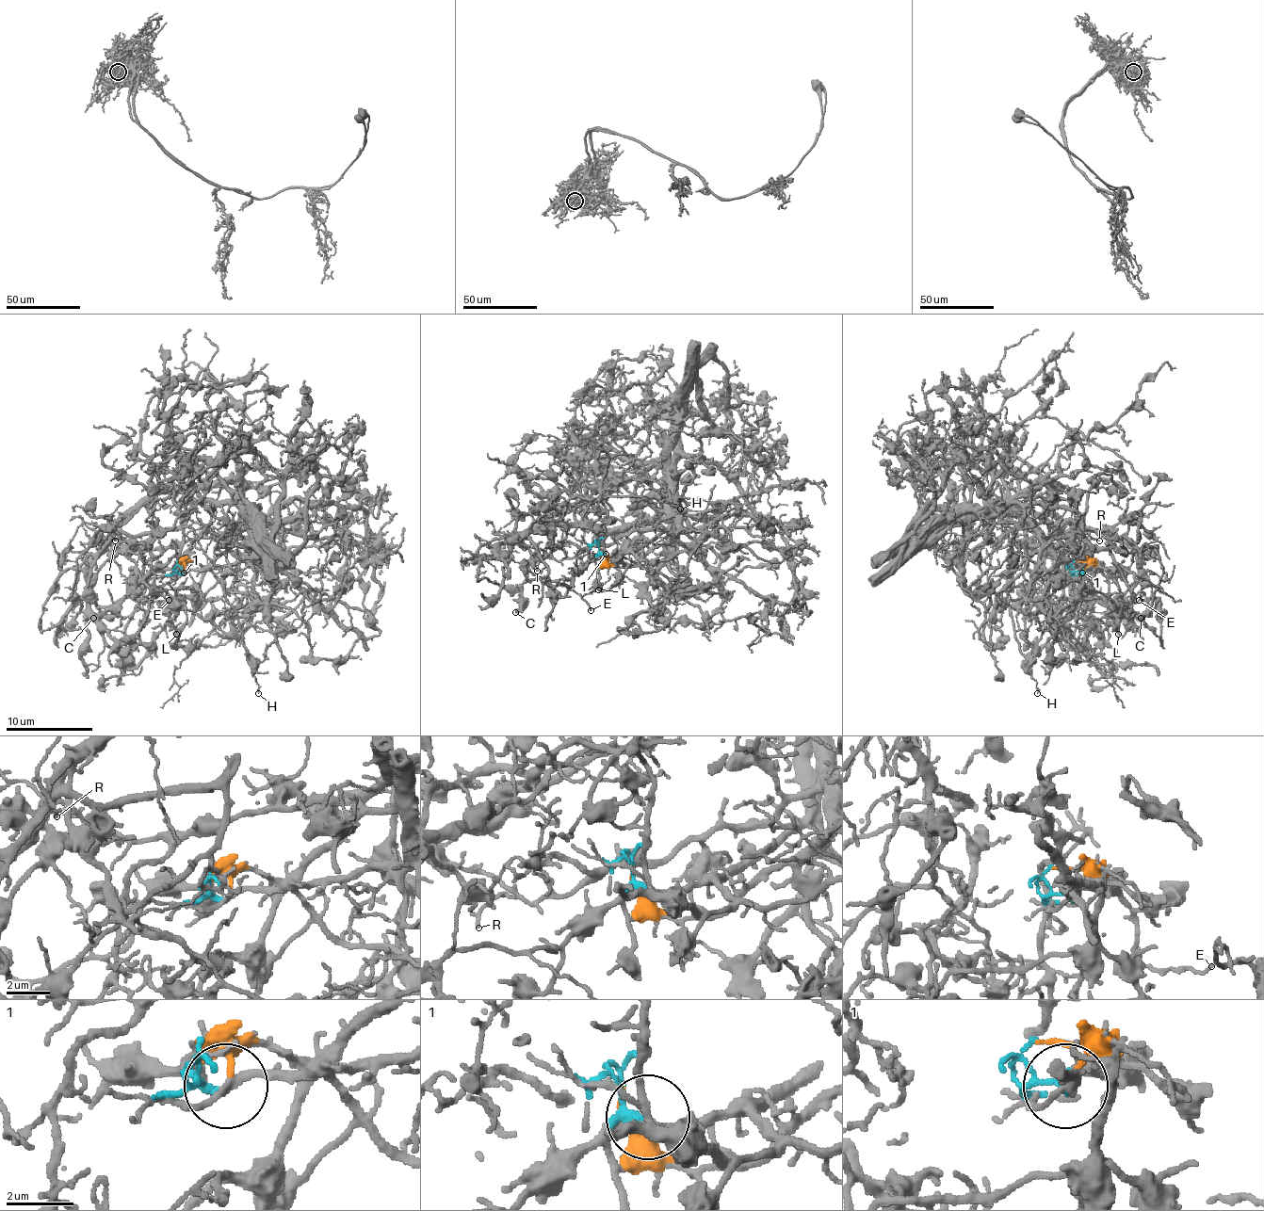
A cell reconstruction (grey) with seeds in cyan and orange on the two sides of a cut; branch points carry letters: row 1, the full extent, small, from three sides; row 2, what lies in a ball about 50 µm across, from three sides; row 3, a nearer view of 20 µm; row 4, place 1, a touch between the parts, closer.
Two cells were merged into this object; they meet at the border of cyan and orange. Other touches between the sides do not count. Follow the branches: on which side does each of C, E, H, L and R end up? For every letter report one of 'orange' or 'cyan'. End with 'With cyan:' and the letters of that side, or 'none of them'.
C: cyan
E: cyan
H: orange
L: cyan
R: orange
With cyan: C, E, L

